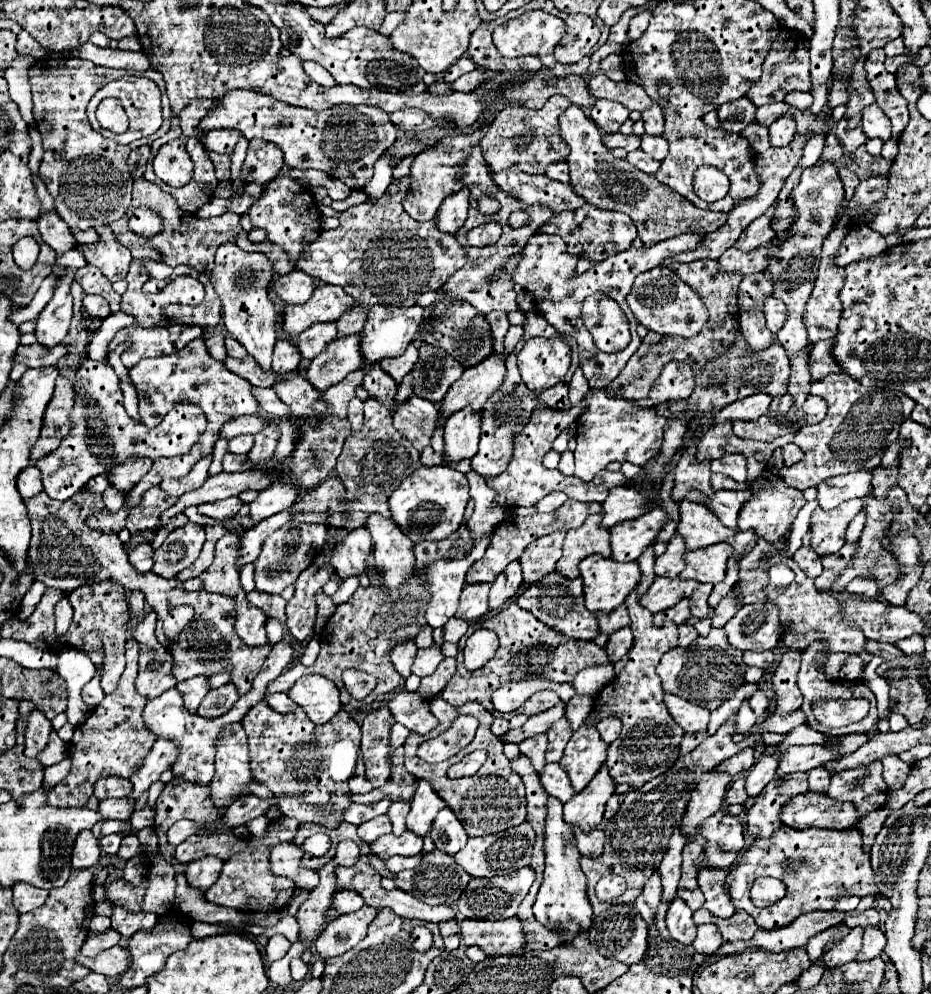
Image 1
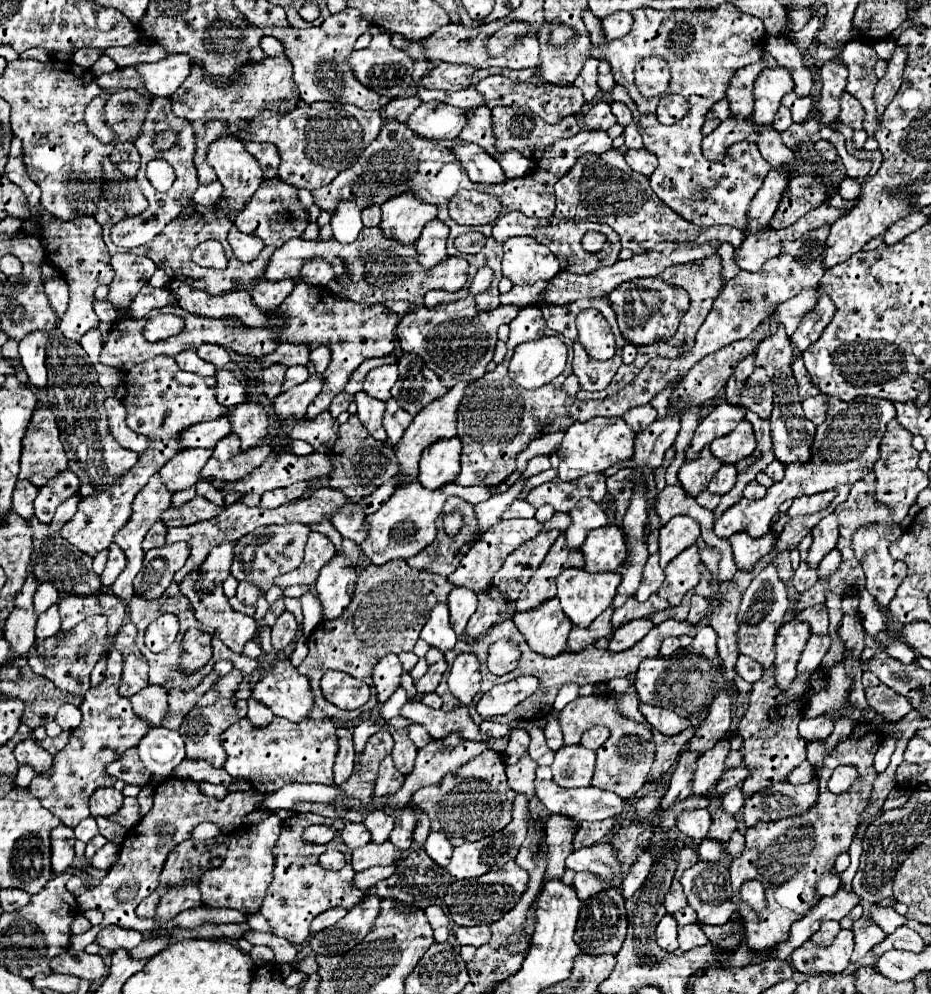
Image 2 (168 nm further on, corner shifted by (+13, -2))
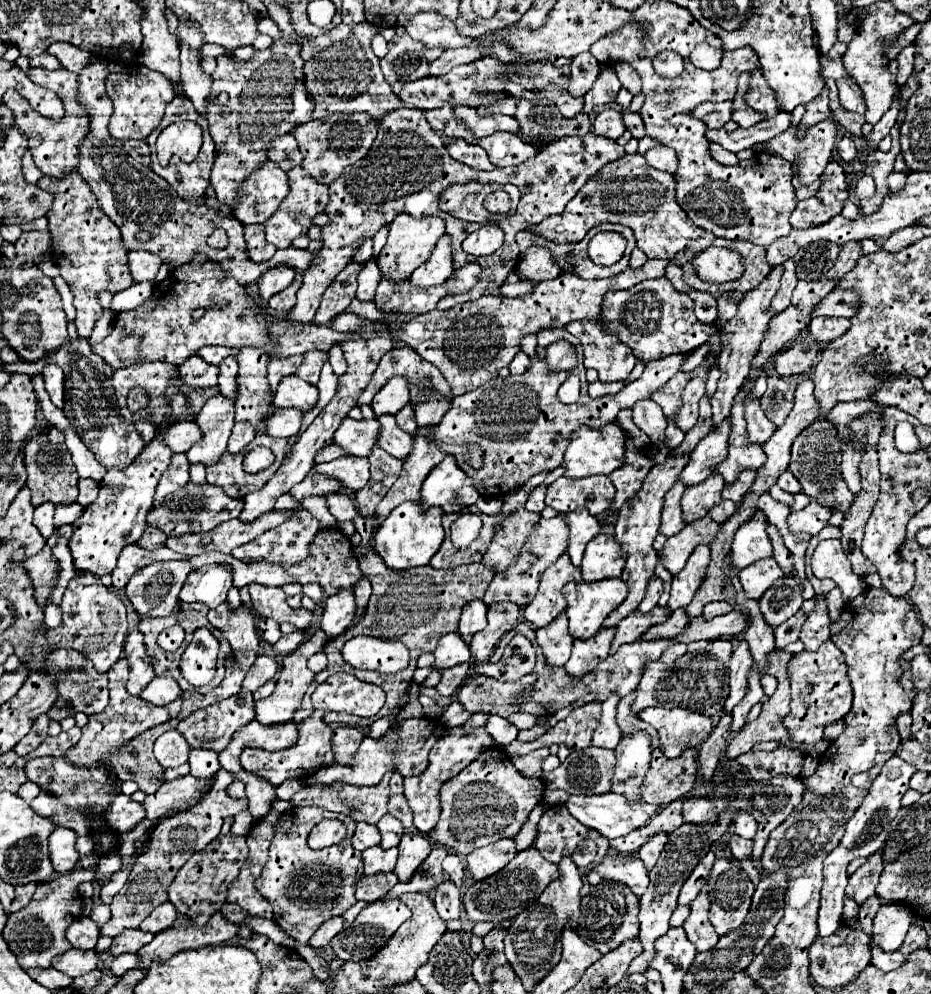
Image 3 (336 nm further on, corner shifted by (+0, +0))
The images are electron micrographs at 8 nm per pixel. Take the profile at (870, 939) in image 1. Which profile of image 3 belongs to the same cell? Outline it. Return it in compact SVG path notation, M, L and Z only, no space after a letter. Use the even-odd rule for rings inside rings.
M882 904L882 908L874 918L872 942L882 952L898 950L910 928L910 920L912 920L910 910L900 910L894 904Z

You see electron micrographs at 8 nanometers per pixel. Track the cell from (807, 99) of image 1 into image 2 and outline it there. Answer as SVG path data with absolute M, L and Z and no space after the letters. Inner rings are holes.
M781 106L781 108L777 110L777 116L775 116L775 122L773 122L775 130L777 130L777 132L783 132L783 130L787 130L787 128L789 128L791 124L793 124L793 120L791 120L791 112L789 112L789 108Z

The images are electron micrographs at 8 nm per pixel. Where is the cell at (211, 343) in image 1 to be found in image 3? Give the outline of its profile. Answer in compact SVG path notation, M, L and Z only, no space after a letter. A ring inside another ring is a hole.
M190 356L178 370L184 382L194 384L196 388L208 388L218 384L218 366L204 362L200 356Z

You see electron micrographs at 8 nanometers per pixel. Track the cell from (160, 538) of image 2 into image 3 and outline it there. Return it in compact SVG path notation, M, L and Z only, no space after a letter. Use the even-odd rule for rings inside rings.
M148 526L146 534L144 534L144 548L146 548L146 550L156 550L156 548L164 546L166 538L168 538L168 534L164 534L160 528Z

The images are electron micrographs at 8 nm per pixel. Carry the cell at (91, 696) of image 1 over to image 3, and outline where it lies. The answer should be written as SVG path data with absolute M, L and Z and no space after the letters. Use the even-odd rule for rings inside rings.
M74 576L62 596L62 612L64 624L56 630L48 630L46 642L50 648L74 648L82 652L88 660L92 660L94 668L104 674L108 672L118 658L122 656L122 648L128 636L126 608L122 600L114 594L114 590L106 588L98 576Z

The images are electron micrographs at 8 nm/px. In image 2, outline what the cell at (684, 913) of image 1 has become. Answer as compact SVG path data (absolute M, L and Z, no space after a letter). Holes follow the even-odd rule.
M669 914L663 916L663 920L657 924L655 938L657 938L657 944L667 952L675 952L679 948L679 944L677 944L677 922Z

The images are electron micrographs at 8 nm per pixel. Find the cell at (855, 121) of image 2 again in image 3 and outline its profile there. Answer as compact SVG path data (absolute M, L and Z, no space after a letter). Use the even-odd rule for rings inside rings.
M838 80L838 90L840 90L840 104L844 110L854 112L854 114L866 114L866 102L860 92L860 86L850 82L850 80Z

